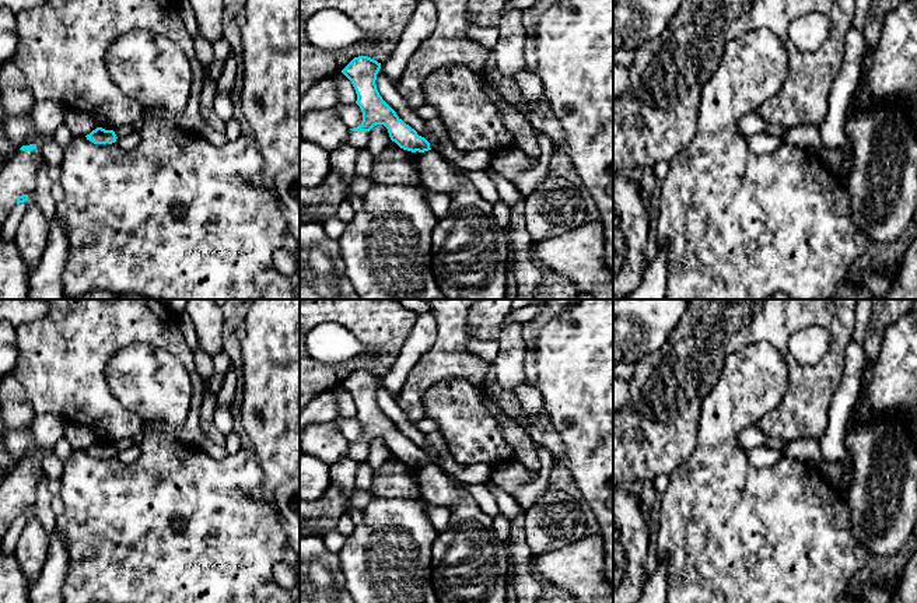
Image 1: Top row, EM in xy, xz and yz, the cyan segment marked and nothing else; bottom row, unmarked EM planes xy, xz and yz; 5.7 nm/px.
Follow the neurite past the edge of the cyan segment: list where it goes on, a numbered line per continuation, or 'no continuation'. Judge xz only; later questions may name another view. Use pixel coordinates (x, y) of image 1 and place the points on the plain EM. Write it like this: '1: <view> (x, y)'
1: xz (356, 452)

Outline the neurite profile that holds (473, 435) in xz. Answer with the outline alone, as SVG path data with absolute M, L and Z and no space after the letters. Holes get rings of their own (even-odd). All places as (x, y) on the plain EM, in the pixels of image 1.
M445 378L423 396L426 420L437 424L456 463L490 464L515 460L512 446L489 411L479 388L463 378Z

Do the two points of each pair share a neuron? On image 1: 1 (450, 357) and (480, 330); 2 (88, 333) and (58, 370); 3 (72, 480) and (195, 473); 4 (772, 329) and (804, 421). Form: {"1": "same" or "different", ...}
{"1": "different", "2": "same", "3": "same", "4": "same"}

